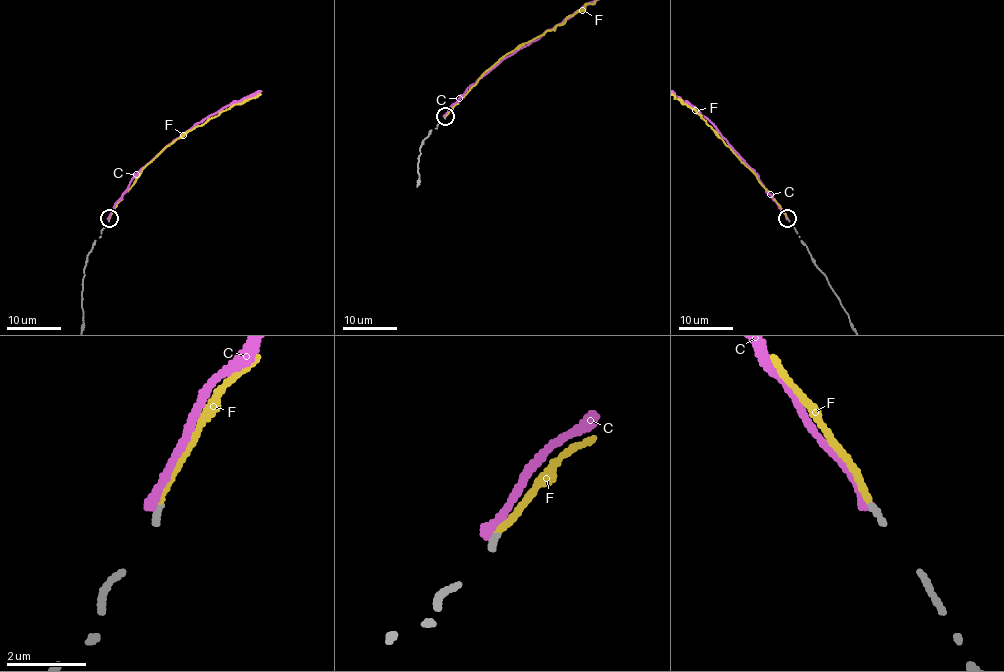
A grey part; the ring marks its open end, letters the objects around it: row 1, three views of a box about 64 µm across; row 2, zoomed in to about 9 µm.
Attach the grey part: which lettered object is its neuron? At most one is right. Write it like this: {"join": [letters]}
{"join": ["F"]}

